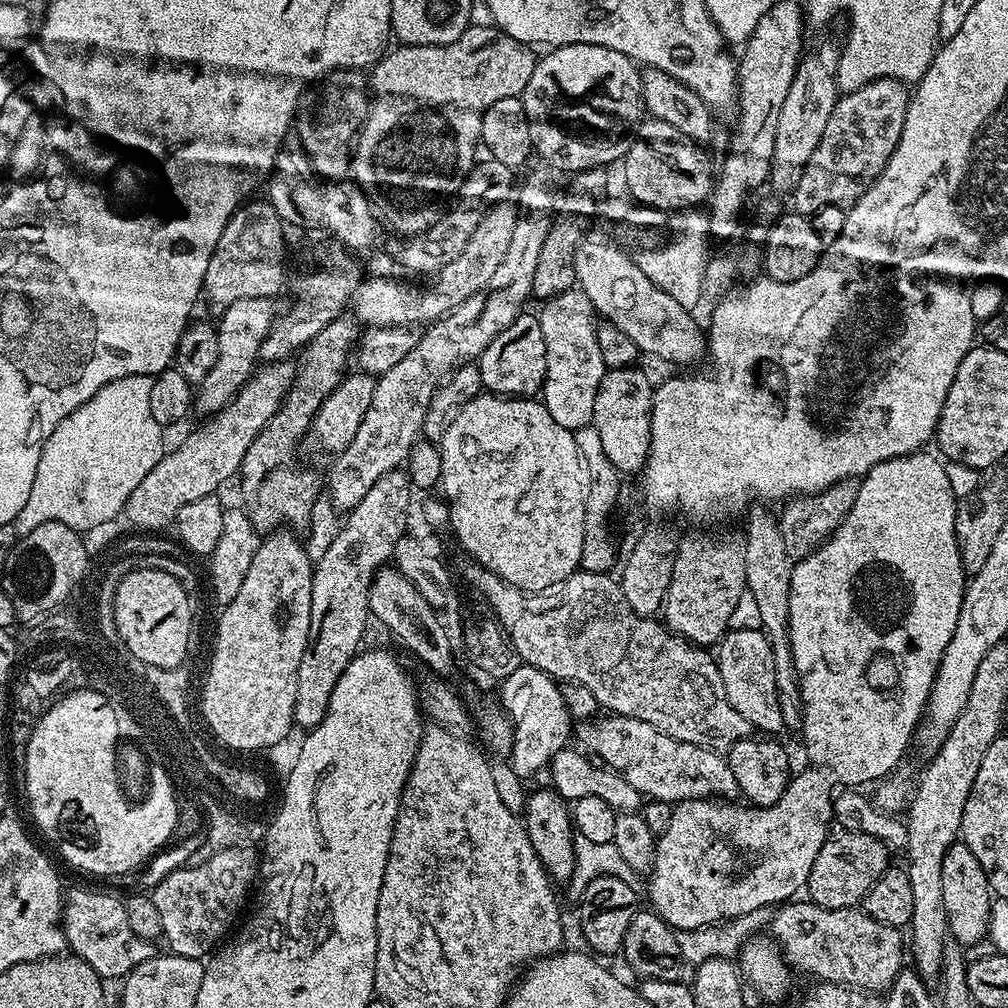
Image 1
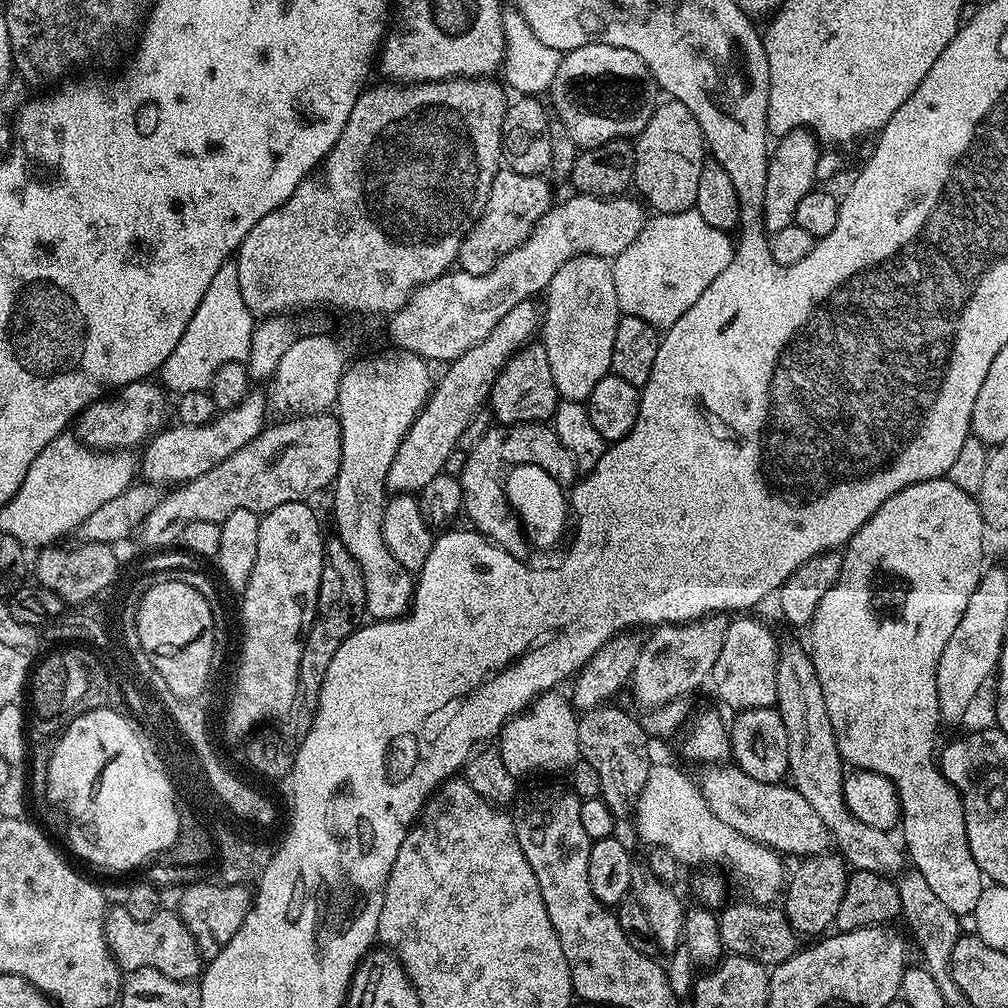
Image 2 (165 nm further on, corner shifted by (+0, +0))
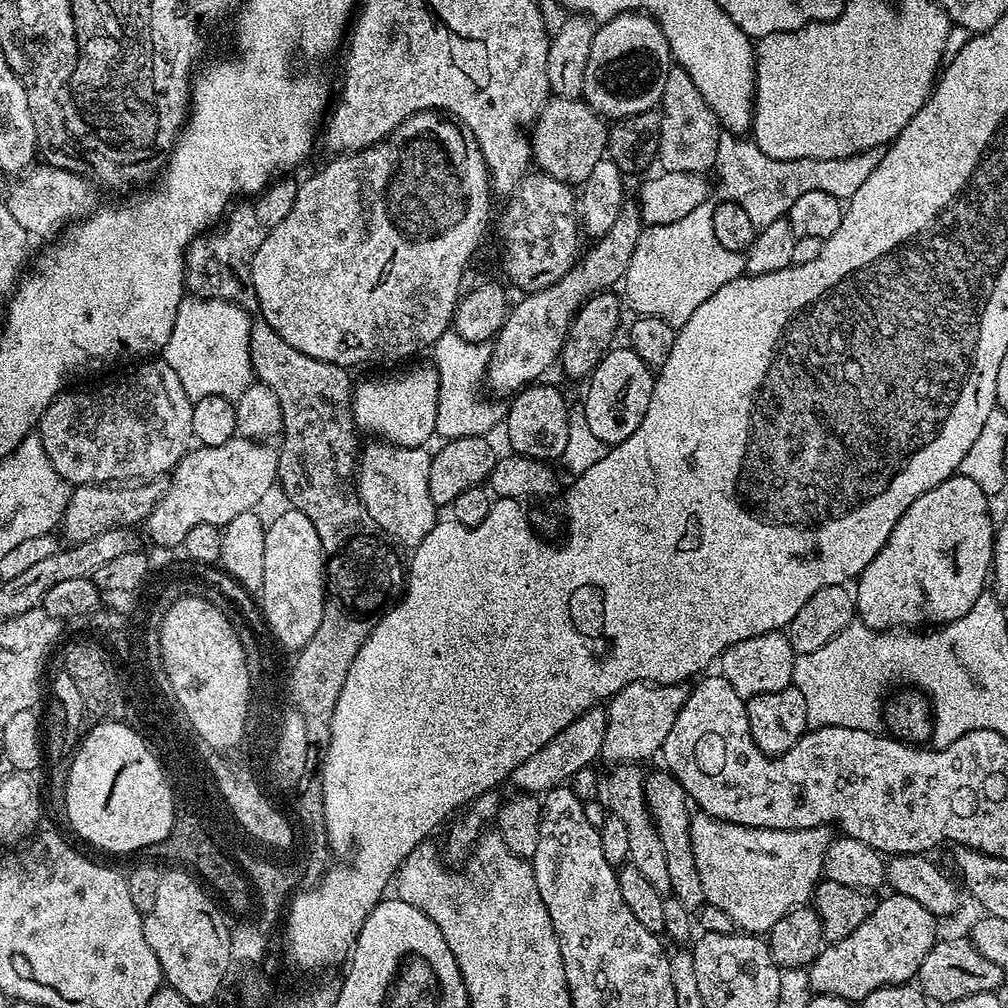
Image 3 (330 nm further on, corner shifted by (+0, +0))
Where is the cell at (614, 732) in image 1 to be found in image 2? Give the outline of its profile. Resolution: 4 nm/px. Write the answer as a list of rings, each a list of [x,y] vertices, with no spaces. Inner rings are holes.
[[[728,766],[705,767],[701,771],[704,773],[698,776],[698,785],[710,810],[714,810],[714,814],[718,814],[726,826],[734,826],[738,834],[746,834],[746,838],[765,844],[785,857],[818,856],[831,847],[831,832],[795,787],[784,782],[758,782],[758,778],[750,778],[750,774],[741,768],[724,767]]]

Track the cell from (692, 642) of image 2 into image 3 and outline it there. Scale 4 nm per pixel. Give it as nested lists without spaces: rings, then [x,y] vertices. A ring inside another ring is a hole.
[[[639,680],[633,684],[628,684],[624,687],[618,695],[613,696],[611,700],[607,701],[606,711],[608,717],[606,718],[606,738],[602,742],[602,750],[600,751],[601,757],[606,761],[609,760],[609,765],[615,766],[617,764],[631,764],[633,762],[645,762],[653,755],[654,757],[659,753],[660,748],[666,742],[666,734],[670,734],[670,726],[674,726],[674,718],[678,718],[678,710],[682,710],[682,706],[686,702],[690,688],[687,683],[681,684],[647,684],[645,680]]]

